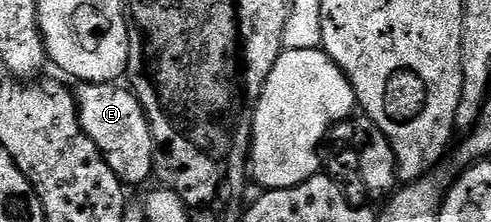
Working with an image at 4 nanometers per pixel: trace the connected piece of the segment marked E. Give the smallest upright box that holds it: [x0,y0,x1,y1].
[74,82,154,186]

